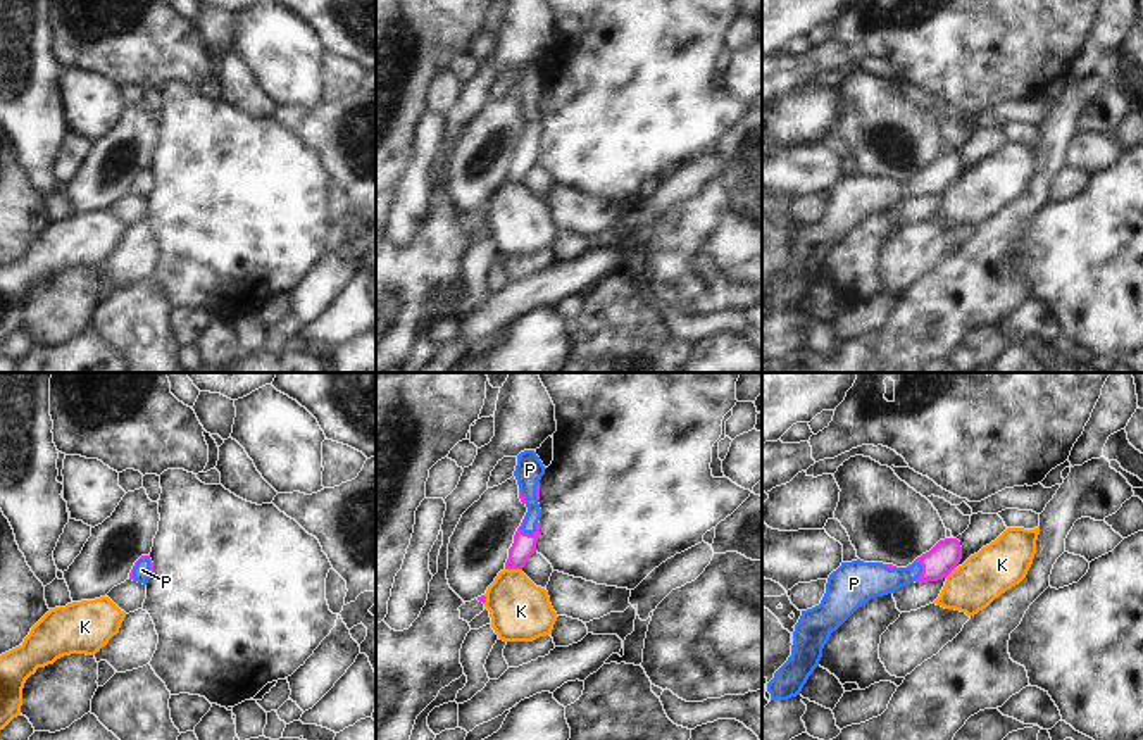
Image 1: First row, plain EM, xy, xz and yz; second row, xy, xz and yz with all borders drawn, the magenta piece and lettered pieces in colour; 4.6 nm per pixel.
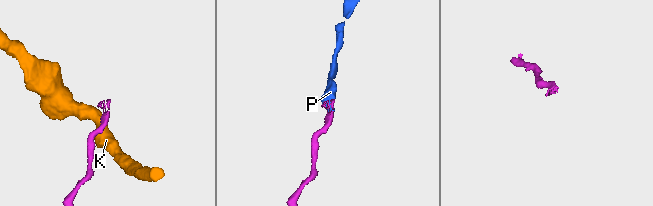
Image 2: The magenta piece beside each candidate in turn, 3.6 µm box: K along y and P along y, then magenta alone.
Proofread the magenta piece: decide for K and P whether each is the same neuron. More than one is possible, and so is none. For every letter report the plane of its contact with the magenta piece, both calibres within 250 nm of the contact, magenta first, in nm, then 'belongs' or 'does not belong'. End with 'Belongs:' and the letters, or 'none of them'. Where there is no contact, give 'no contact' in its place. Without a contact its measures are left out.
K: meets magenta in xz; 110 nm thick on the magenta side, 280 nm on the other; does not belong
P: meets magenta in xz; 110 nm thick on the magenta side, 120 nm on the other; belongs
Belongs: P

